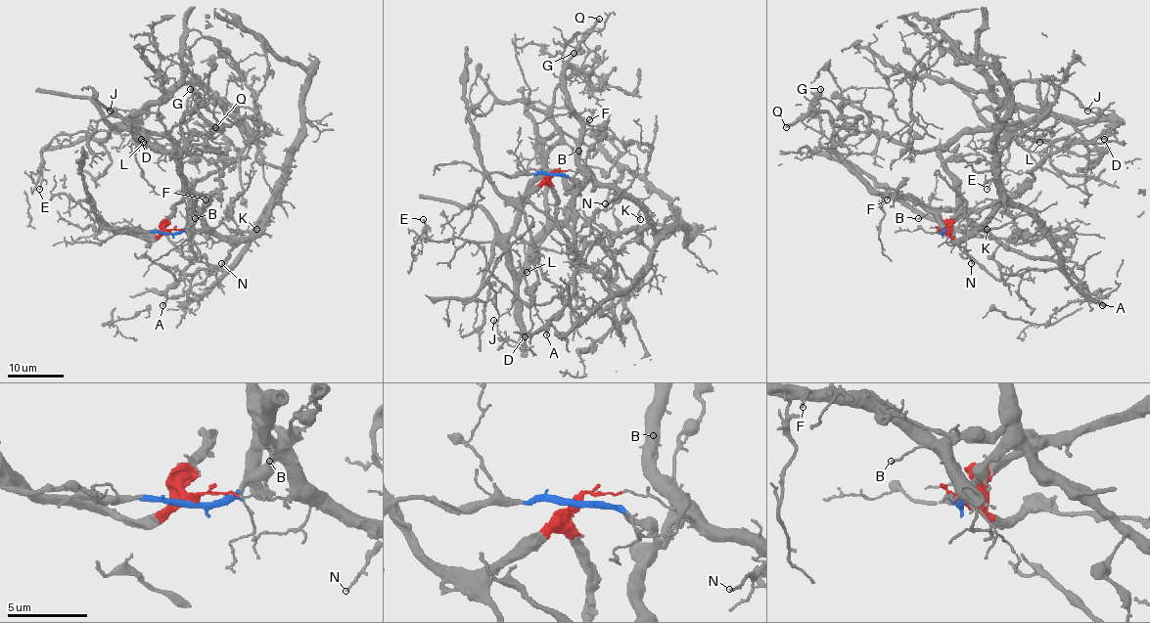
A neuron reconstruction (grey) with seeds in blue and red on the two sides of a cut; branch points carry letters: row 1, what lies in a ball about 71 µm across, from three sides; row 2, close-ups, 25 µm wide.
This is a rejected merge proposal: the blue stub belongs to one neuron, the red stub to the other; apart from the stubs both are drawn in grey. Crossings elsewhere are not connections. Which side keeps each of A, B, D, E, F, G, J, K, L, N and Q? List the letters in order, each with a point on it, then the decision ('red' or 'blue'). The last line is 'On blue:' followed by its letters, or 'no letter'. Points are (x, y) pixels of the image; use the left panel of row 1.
A: at (162, 305); blue
B: at (195, 218); red
D: at (141, 139); blue
E: at (39, 189); blue
F: at (206, 200); red
G: at (190, 89); red
J: at (110, 111); blue
K: at (256, 229); red
L: at (143, 142); blue
N: at (221, 263); red
Q: at (215, 127); red
On blue: A, D, E, J, L

